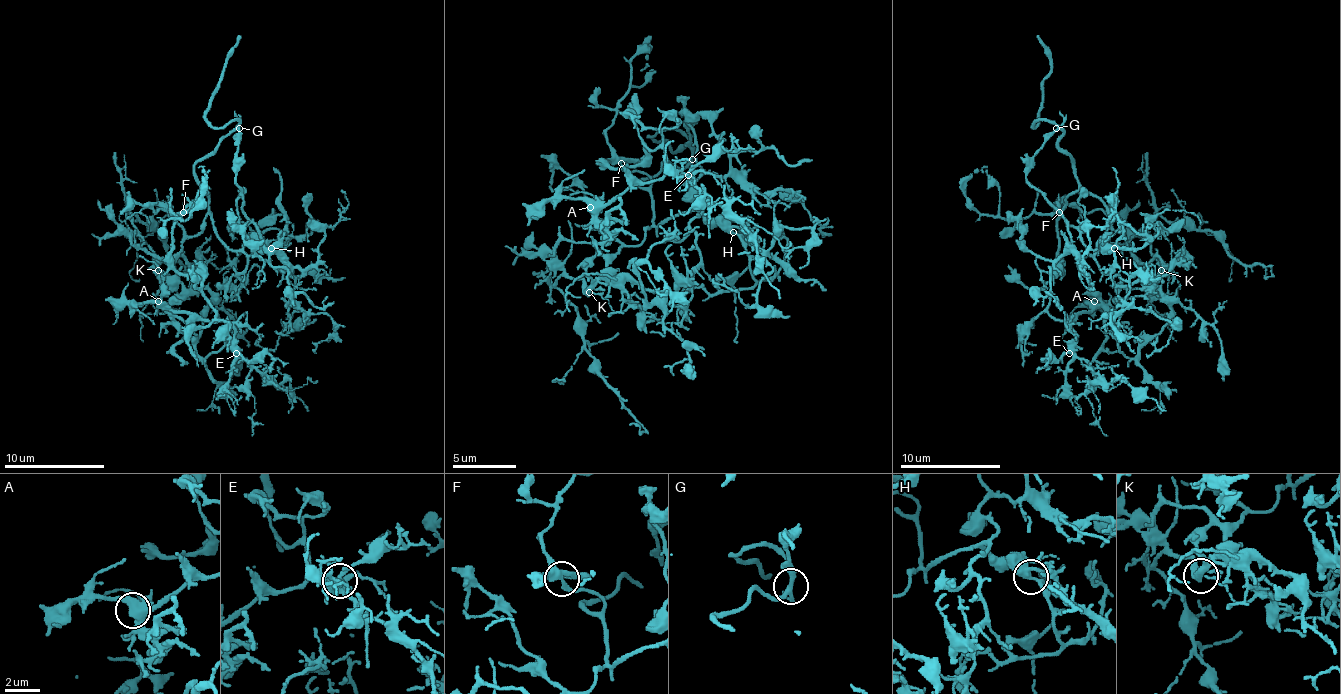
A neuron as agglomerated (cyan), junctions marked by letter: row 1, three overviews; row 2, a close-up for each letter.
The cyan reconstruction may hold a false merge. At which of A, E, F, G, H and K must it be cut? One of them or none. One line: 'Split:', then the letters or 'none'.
Split: K

